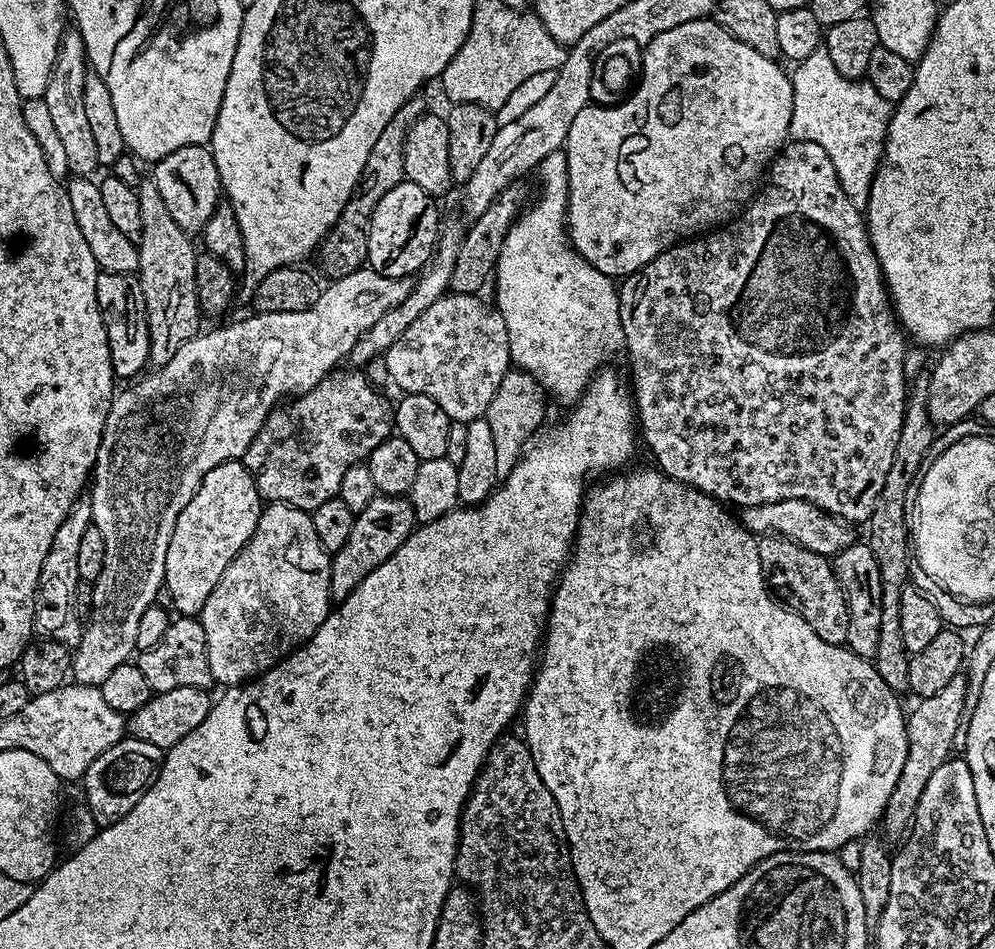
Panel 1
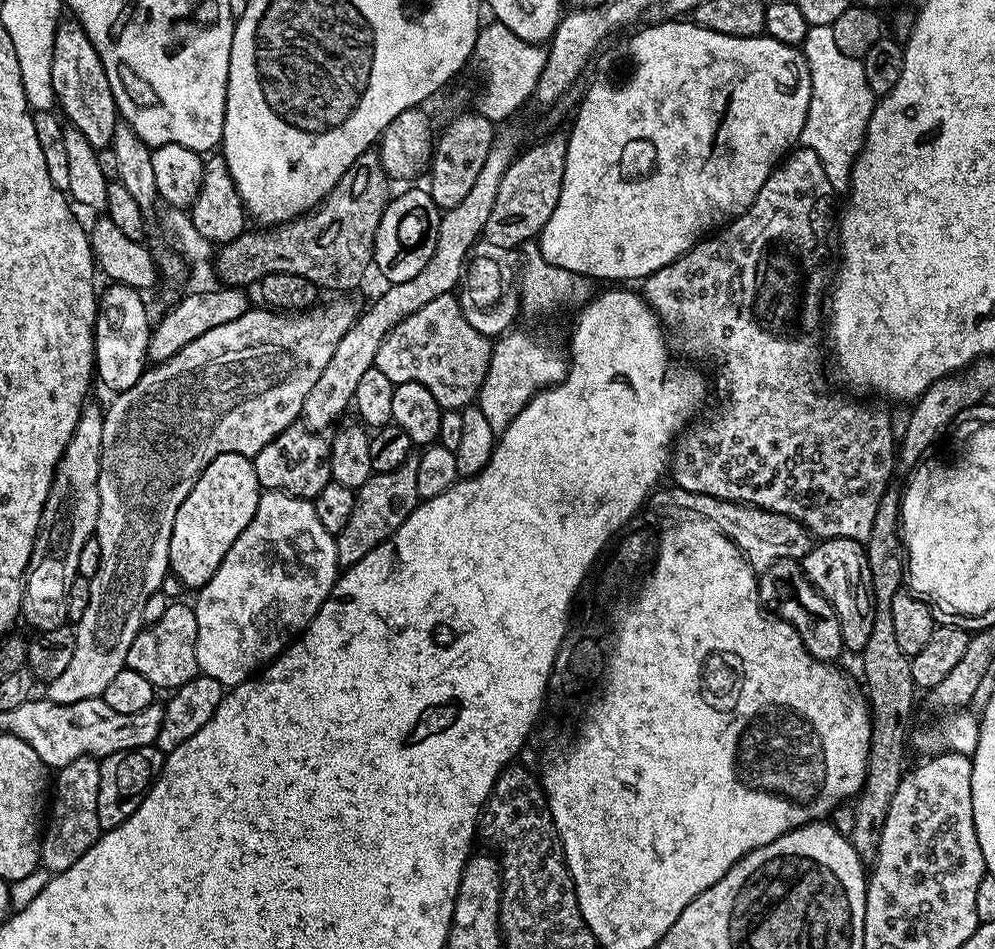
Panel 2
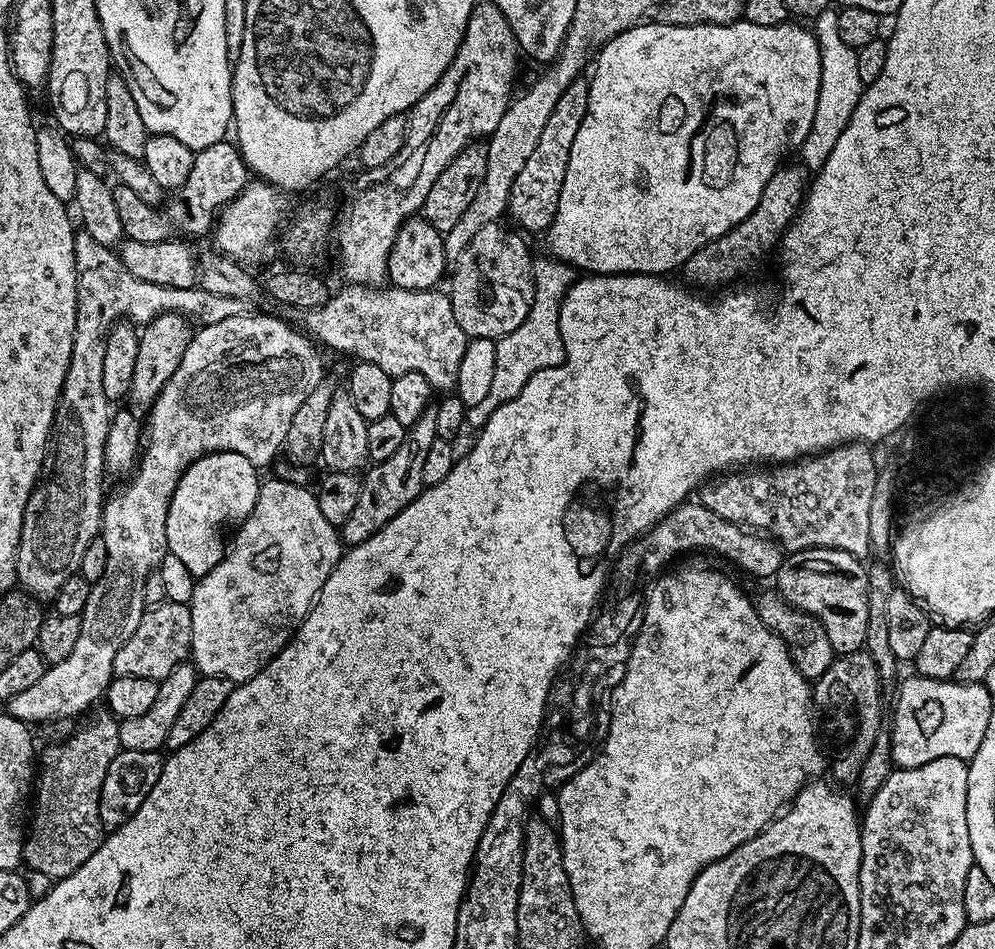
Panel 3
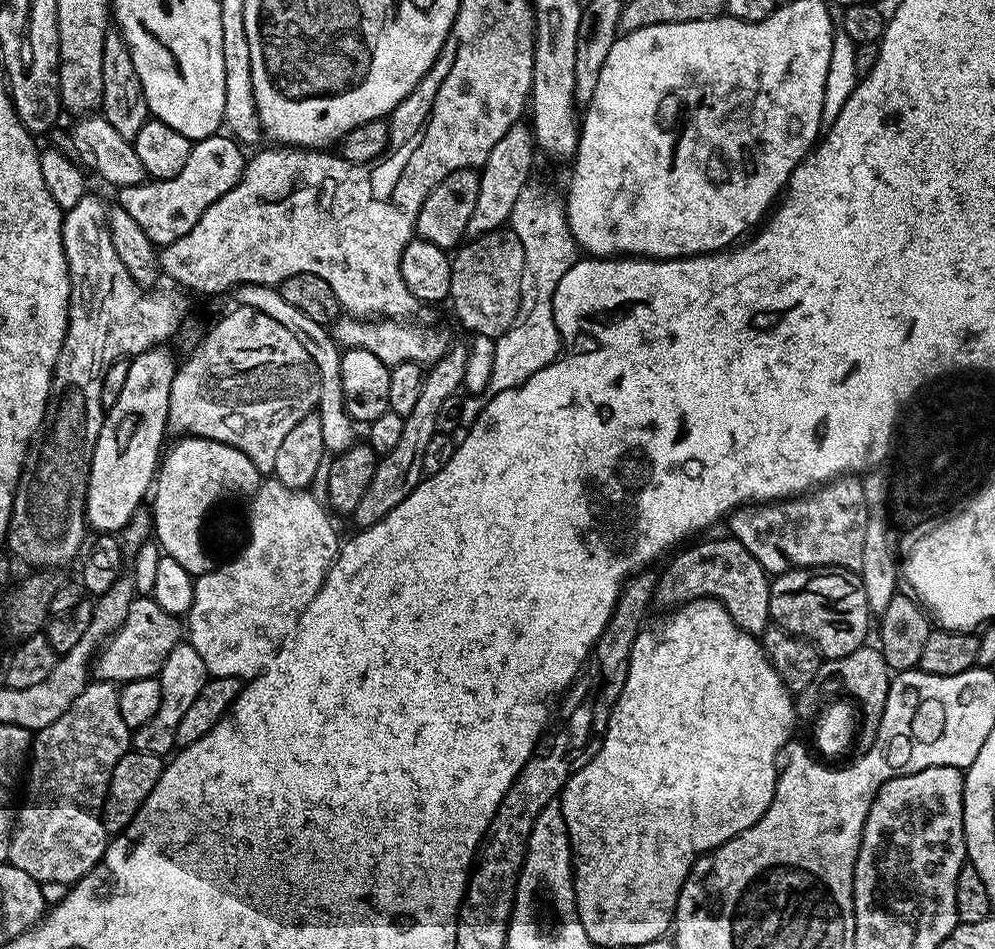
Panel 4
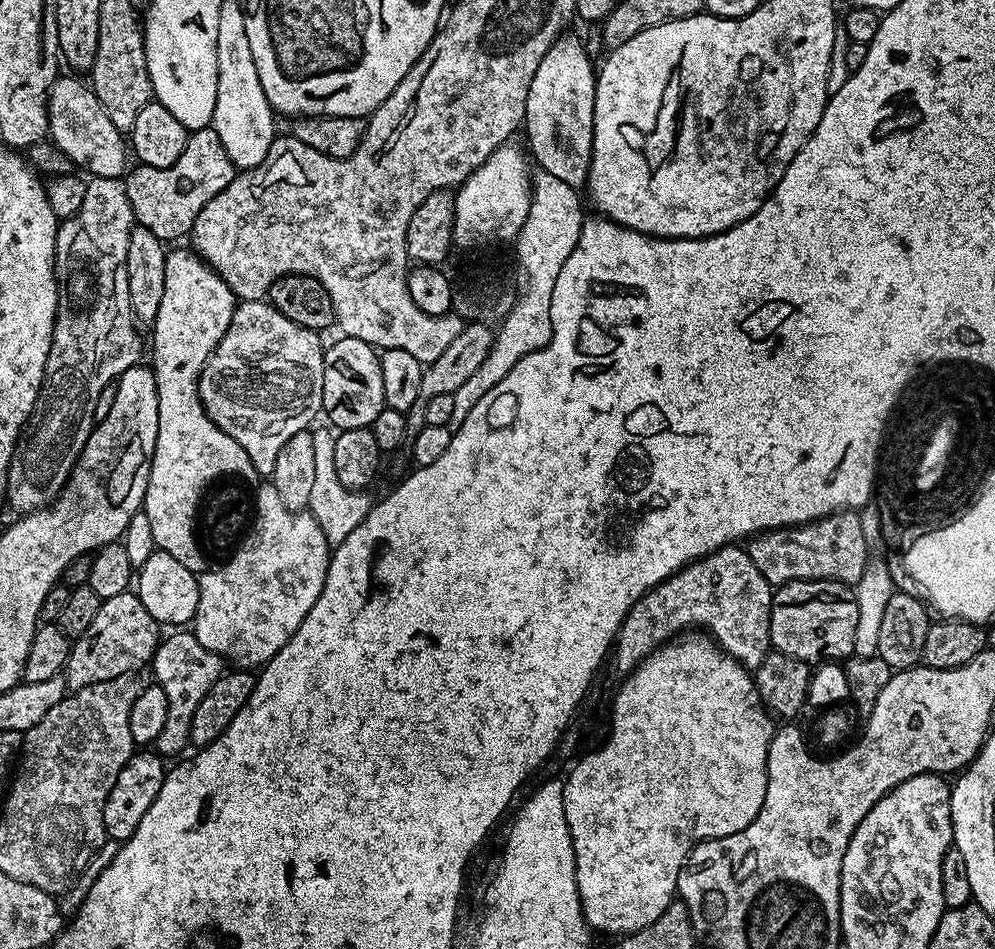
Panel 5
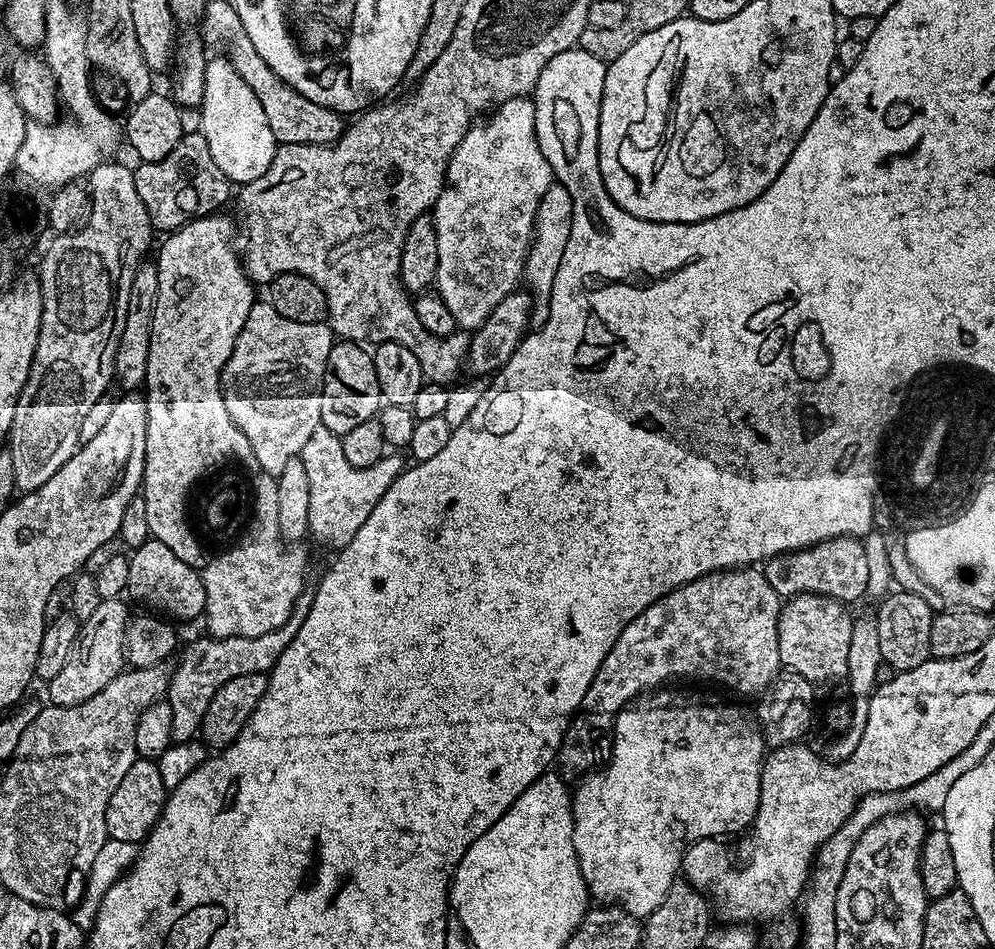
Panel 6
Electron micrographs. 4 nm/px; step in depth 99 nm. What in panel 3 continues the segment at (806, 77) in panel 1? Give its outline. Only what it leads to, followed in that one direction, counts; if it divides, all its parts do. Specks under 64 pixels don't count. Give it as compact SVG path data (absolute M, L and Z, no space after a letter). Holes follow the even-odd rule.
M829 10L815 17L814 31L822 58L822 78L818 86L818 106L814 110L810 134L806 134L804 145L798 149L799 159L809 170L819 170L826 158L830 158L830 150L834 150L838 134L846 130L846 122L850 122L850 114L854 114L854 106L858 106L860 94L866 87L862 79L858 78L857 49L842 42L842 34L838 30L838 11Z

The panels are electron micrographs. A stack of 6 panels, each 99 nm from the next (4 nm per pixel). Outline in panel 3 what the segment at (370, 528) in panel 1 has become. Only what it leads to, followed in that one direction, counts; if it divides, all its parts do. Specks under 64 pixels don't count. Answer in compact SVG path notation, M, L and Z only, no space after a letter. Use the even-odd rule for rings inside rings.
M429 406L422 418L418 418L418 422L414 422L414 426L405 431L402 446L398 446L398 450L394 450L390 458L375 461L363 473L360 482L362 494L358 494L358 502L350 513L350 518L346 518L346 522L338 530L345 545L361 544L366 542L366 538L378 534L378 530L382 530L382 526L386 526L390 518L402 514L402 510L406 510L406 506L410 506L410 502L414 502L414 498L418 498L424 491L426 485L422 478L422 469L426 453L430 450L430 445L438 439L434 430L435 413L435 407Z

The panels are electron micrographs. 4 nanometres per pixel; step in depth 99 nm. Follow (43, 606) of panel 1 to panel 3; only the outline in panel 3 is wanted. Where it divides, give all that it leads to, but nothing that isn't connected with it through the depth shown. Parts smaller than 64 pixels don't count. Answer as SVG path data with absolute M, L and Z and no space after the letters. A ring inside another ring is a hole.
M83 230L76 232L76 237L74 238L74 254L76 255L76 329L74 330L74 350L70 358L66 382L64 383L62 394L60 395L60 404L56 407L56 423L52 426L51 443L48 445L47 452L44 453L42 475L40 479L36 481L36 488L32 491L30 498L26 502L26 514L22 522L22 538L18 542L18 554L16 555L16 579L19 587L41 602L52 602L55 600L63 583L71 576L75 576L79 573L82 554L86 554L86 546L90 546L90 542L93 538L101 535L102 532L102 517L106 503L106 491L104 492L104 476L106 477L104 447L106 446L108 425L110 423L110 411L108 412L110 402L106 398L105 391L102 390L102 364L103 358L106 355L107 338L112 328L115 327L121 318L127 318L133 325L143 326L149 324L155 316L161 316L164 312L177 312L180 316L187 316L189 321L196 326L217 324L218 322L226 322L226 318L247 316L253 311L252 307L254 307L253 301L243 300L242 298L226 298L223 294L210 294L210 290L199 286L194 288L171 288L170 286L154 286L154 282L142 282L142 278L134 278L134 274L130 274L130 270L126 270L126 266L113 249L102 246L102 242L96 242L88 232Z

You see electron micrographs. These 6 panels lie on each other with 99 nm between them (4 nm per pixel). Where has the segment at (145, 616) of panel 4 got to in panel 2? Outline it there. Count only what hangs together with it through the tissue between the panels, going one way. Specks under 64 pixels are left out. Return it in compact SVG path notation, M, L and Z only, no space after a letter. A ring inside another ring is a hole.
M180 602L169 603L166 614L158 618L158 622L141 627L140 633L130 642L130 650L126 650L126 667L130 670L138 670L146 682L150 682L157 690L175 690L190 682L200 672L198 666L198 618L196 609L191 603L178 604Z

